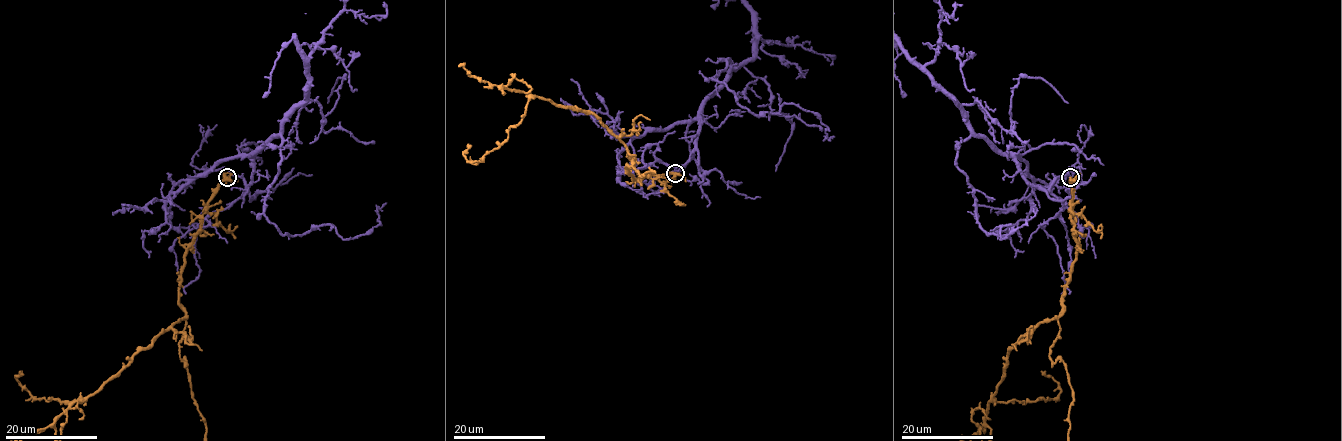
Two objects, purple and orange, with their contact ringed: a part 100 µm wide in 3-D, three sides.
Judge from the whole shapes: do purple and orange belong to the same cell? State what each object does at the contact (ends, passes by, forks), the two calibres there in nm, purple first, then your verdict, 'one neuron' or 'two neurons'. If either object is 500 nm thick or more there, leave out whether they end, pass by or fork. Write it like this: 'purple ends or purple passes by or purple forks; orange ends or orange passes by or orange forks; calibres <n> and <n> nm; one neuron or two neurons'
purple ends; orange forks; calibres 100 and 360 nm; two neurons

